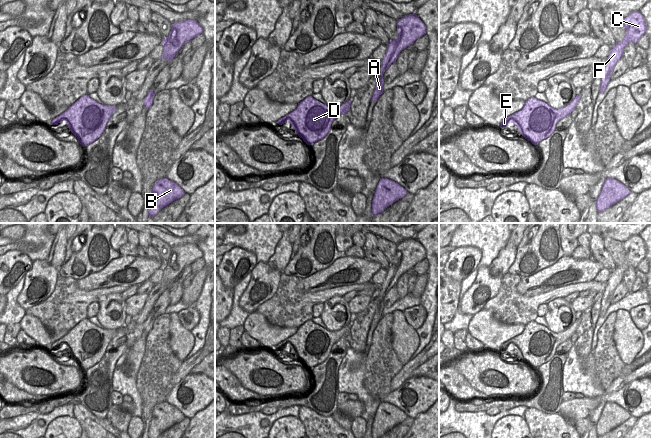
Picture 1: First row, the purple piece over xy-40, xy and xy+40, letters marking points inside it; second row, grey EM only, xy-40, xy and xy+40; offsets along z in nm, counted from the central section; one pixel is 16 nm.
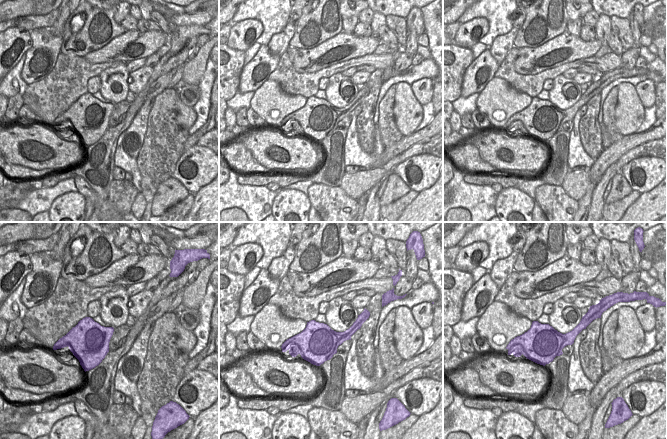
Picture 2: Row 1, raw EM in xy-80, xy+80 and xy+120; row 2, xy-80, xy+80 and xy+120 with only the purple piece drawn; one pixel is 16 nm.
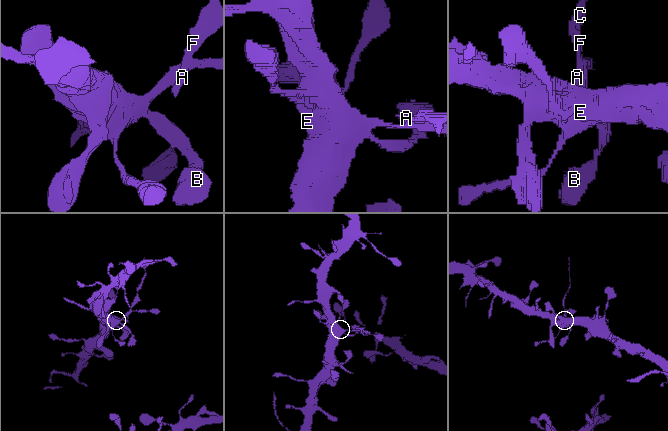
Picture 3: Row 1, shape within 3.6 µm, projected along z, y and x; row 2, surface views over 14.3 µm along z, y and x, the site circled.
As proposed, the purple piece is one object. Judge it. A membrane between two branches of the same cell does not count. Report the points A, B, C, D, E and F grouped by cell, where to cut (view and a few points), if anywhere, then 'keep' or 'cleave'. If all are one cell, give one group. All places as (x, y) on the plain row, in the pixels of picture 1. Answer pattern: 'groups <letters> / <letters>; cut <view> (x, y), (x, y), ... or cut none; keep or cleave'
groups A B D E / C F; cut xy+40 (610, 298), (605, 301), (602, 299); cleave

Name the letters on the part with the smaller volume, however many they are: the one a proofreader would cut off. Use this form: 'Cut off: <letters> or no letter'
Cut off: C, F.

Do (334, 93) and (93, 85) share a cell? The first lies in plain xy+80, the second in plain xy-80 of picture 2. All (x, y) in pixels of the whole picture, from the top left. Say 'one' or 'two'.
two

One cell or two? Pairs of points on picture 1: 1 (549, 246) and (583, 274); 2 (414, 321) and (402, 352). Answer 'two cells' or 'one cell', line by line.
1: two cells
2: two cells

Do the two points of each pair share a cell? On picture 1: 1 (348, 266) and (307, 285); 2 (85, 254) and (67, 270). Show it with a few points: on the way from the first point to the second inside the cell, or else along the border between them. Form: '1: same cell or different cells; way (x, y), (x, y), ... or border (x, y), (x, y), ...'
1: same cell; way (338, 271), (326, 279), (317, 282)
2: same cell; way (80, 259), (75, 259), (71, 265)

